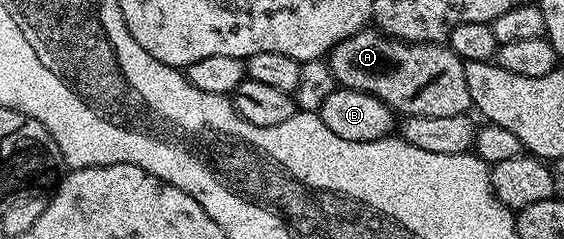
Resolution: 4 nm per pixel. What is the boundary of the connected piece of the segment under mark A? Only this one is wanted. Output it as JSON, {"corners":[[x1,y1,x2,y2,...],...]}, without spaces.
{"corners":[[365,29,332,48,326,62,339,86,370,93,404,117,458,117,473,110,470,89,466,85,465,62,444,43,403,43,401,39,391,39,379,29]]}

